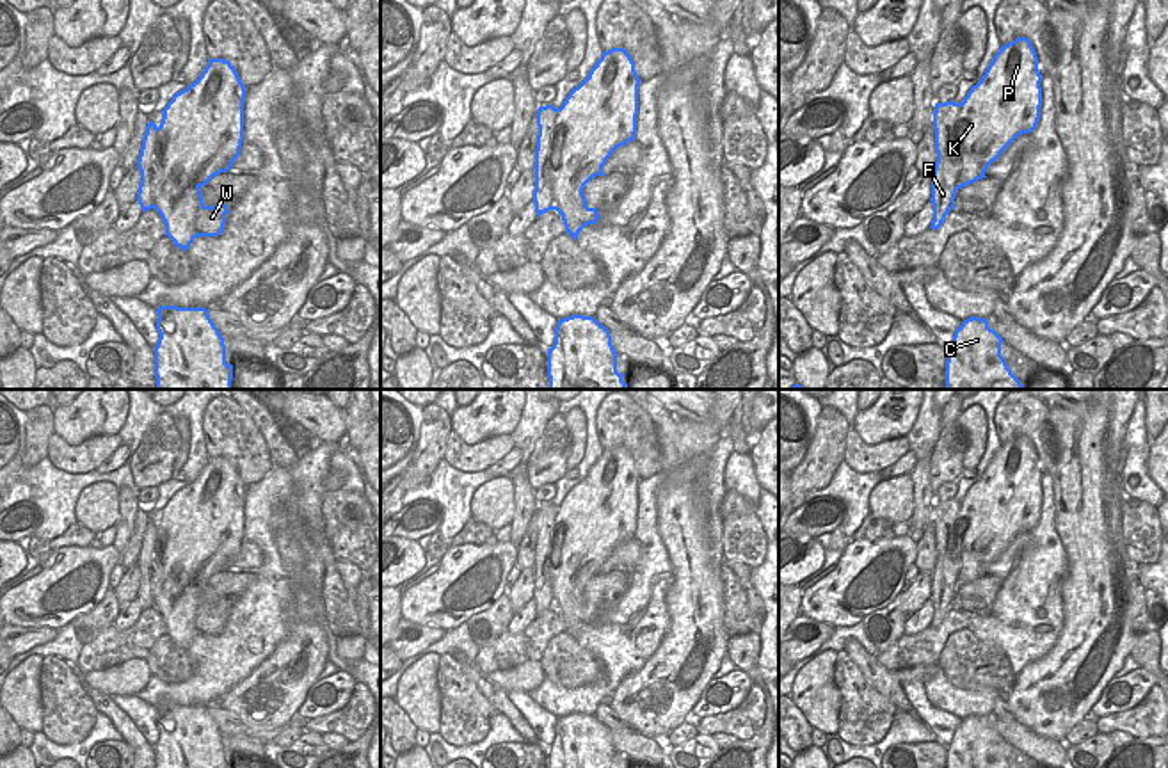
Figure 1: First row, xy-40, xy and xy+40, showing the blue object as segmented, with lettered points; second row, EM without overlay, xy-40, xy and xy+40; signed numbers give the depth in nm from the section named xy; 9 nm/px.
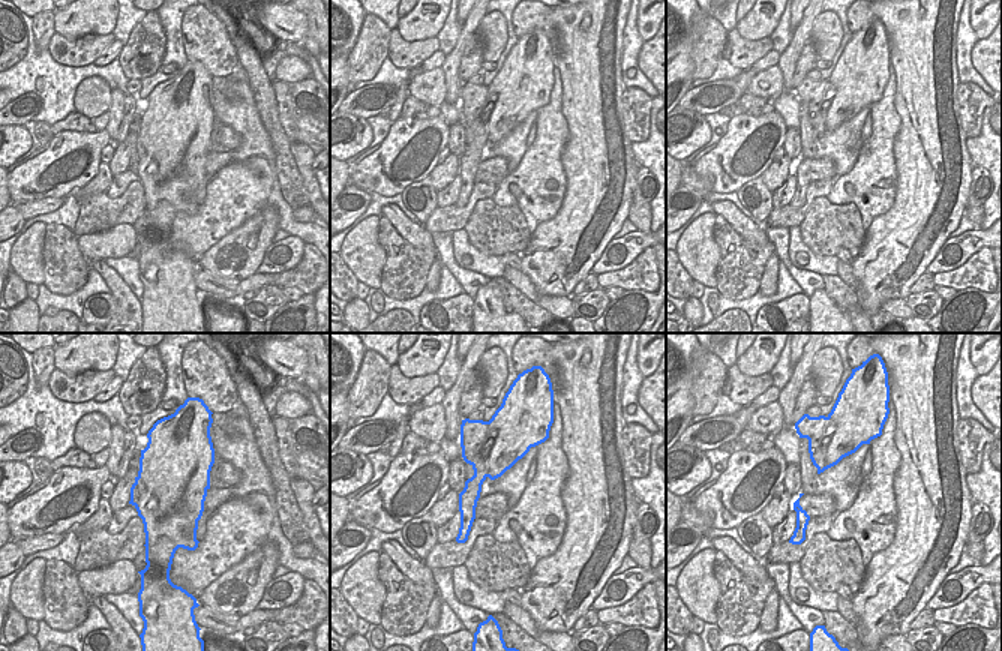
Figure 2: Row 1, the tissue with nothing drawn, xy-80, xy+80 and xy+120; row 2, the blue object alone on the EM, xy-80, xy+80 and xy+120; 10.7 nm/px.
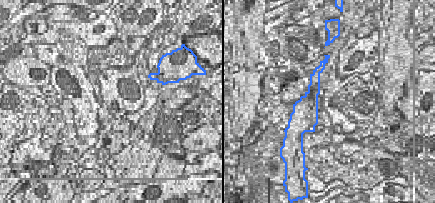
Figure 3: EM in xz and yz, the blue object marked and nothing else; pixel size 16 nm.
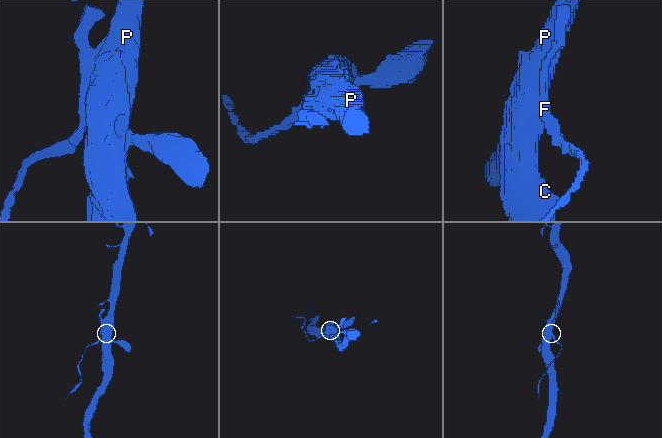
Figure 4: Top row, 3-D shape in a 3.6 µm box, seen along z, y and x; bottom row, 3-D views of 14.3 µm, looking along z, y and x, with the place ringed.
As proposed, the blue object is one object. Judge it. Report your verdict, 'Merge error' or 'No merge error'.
Merge error

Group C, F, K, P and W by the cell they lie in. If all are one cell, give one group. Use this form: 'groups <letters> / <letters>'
groups C K P W / F

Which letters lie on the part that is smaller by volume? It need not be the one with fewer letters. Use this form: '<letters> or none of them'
F

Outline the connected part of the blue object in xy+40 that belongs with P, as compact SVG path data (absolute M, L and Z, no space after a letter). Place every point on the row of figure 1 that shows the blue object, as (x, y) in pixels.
M1028 37L1001 46L981 80L962 101L949 155L962 165L956 190L985 176L985 171L1040 119L1042 75Z

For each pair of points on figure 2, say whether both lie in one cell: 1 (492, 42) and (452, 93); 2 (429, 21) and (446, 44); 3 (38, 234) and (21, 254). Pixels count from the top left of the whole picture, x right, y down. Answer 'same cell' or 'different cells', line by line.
1: different cells
2: different cells
3: same cell

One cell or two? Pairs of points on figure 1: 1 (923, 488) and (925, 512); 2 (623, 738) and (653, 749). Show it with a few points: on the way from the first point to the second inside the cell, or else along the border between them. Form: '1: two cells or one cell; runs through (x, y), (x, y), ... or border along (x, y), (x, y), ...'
1: one cell; runs through (923, 493), (923, 507)
2: one cell; runs through (630, 742), (646, 749)

